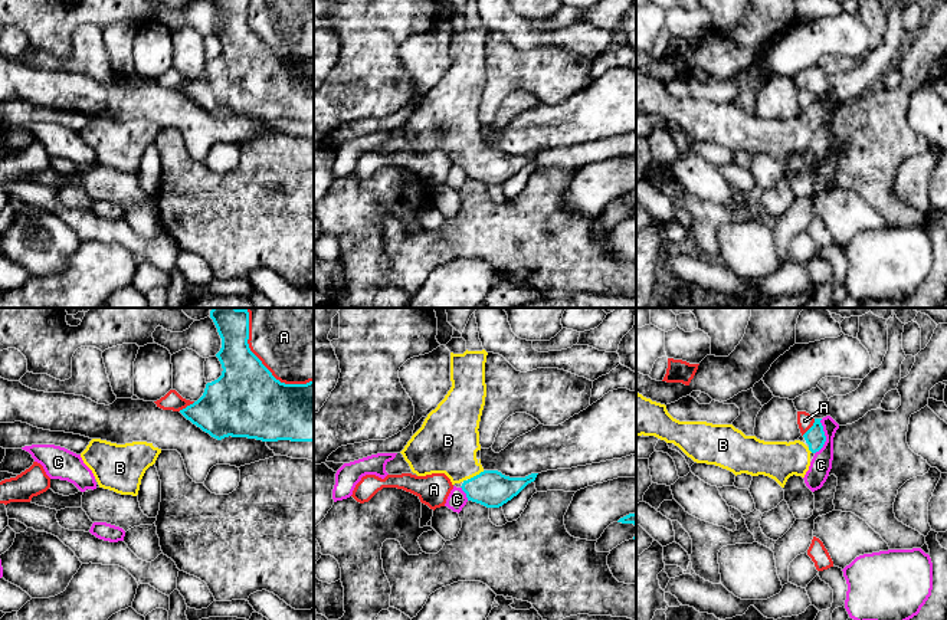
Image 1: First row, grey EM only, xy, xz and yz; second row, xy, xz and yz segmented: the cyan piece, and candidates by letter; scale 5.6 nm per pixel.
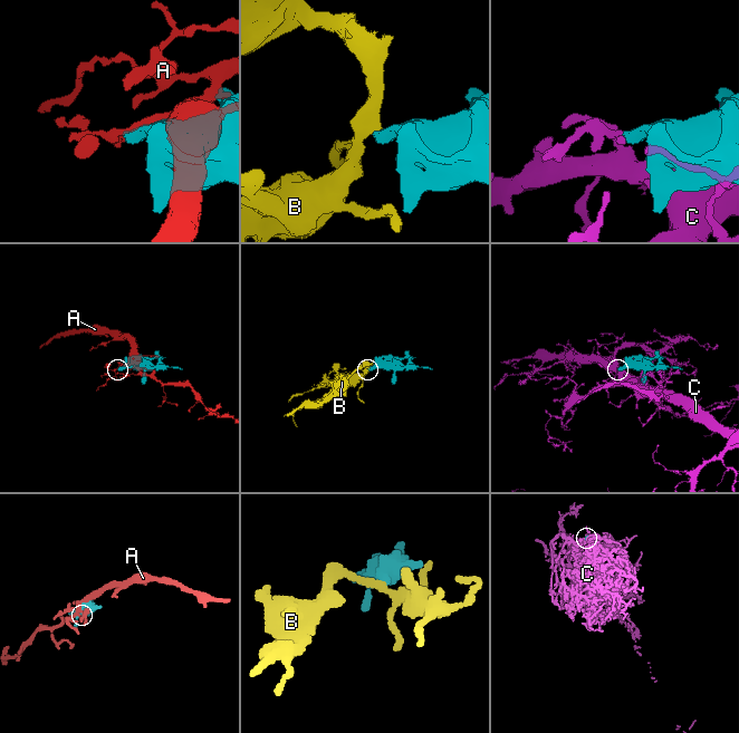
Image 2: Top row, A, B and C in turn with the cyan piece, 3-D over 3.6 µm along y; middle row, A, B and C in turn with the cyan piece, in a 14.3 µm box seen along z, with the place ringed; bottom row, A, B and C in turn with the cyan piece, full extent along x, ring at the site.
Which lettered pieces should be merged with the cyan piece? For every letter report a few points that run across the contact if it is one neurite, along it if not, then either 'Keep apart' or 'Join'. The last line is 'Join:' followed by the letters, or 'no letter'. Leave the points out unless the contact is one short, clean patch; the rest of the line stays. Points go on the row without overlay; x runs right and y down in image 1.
A: Keep apart
B: Line: xz (490, 166), (477, 153), (452, 128), (448, 118). Join
C: Keep apart
Join: B

